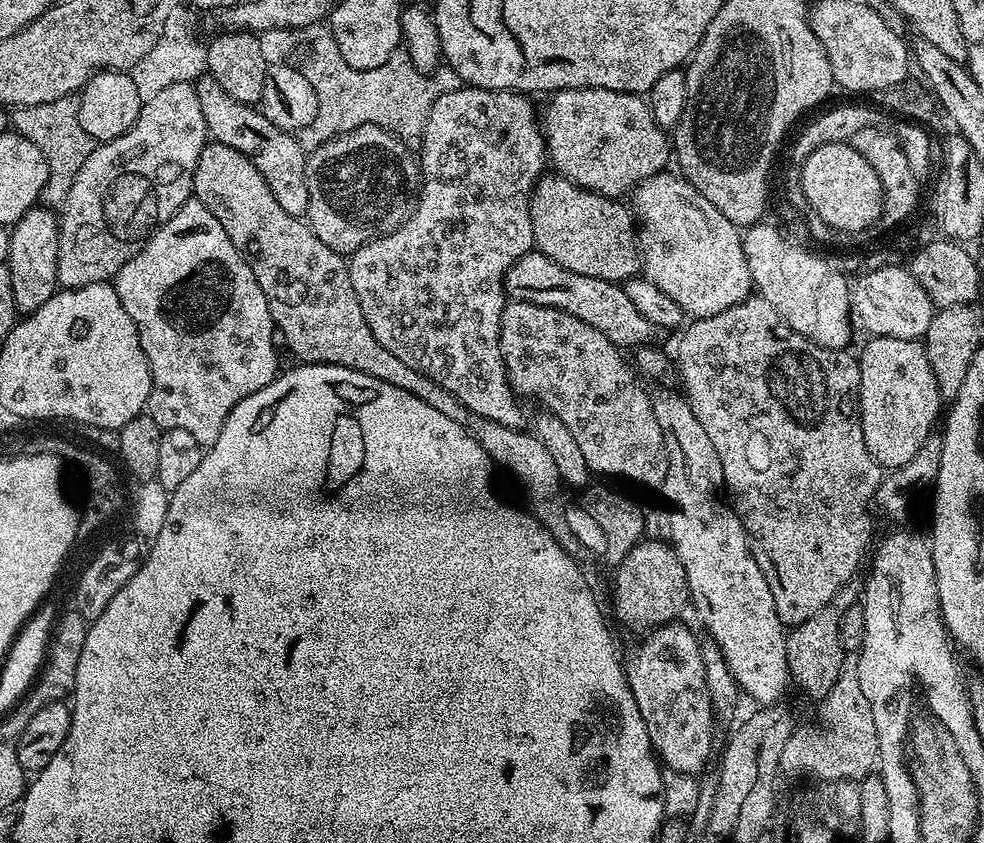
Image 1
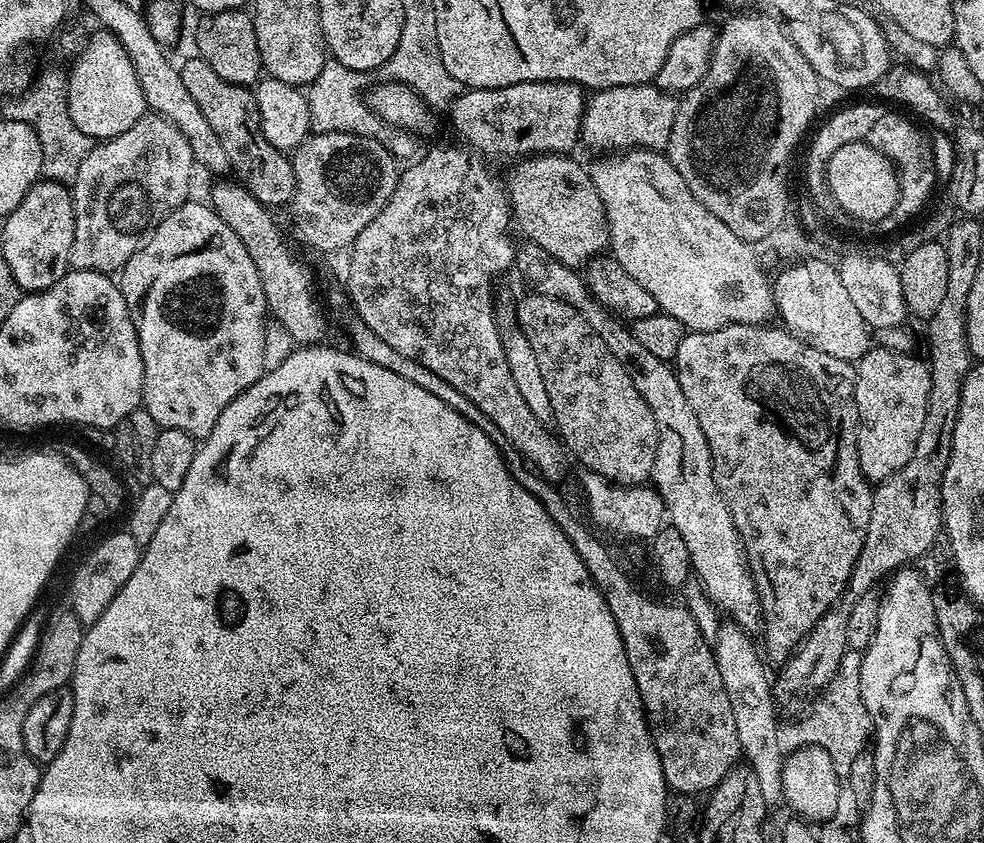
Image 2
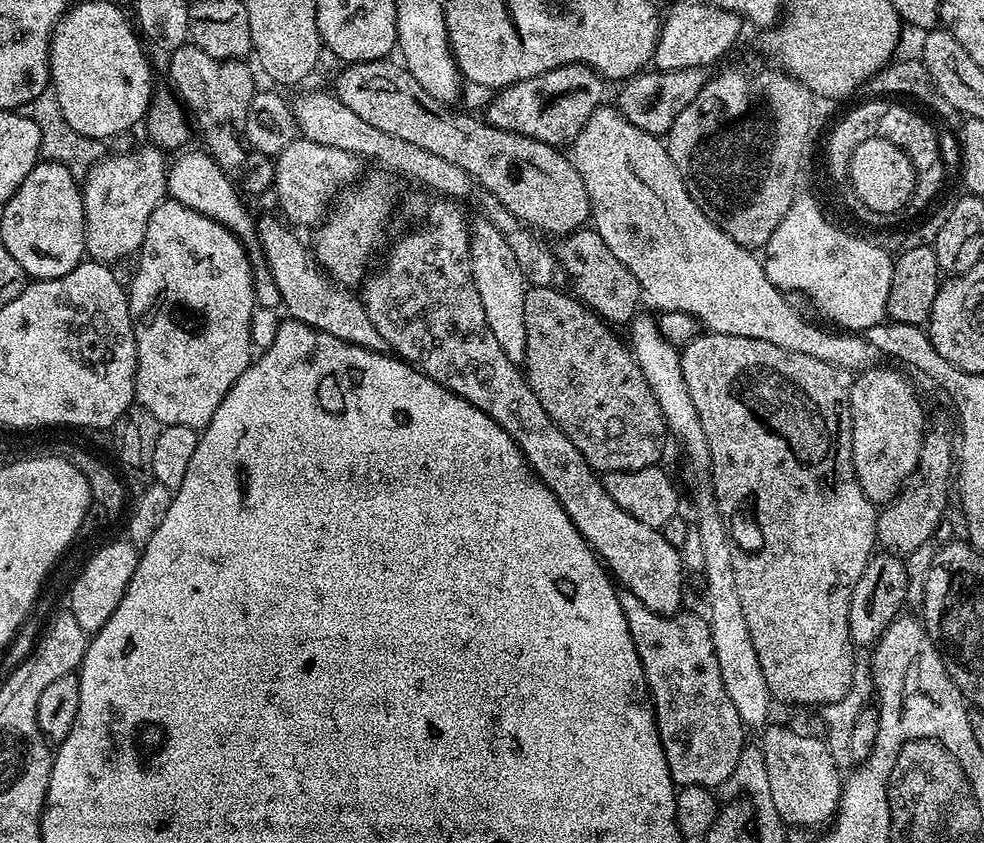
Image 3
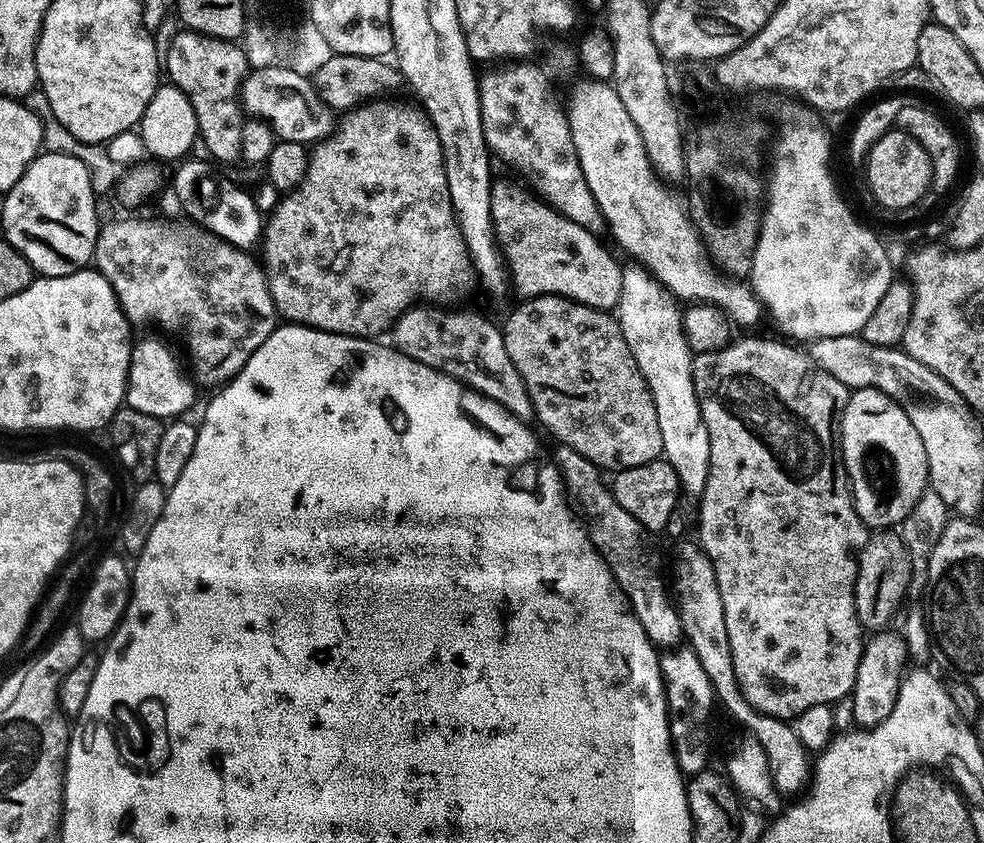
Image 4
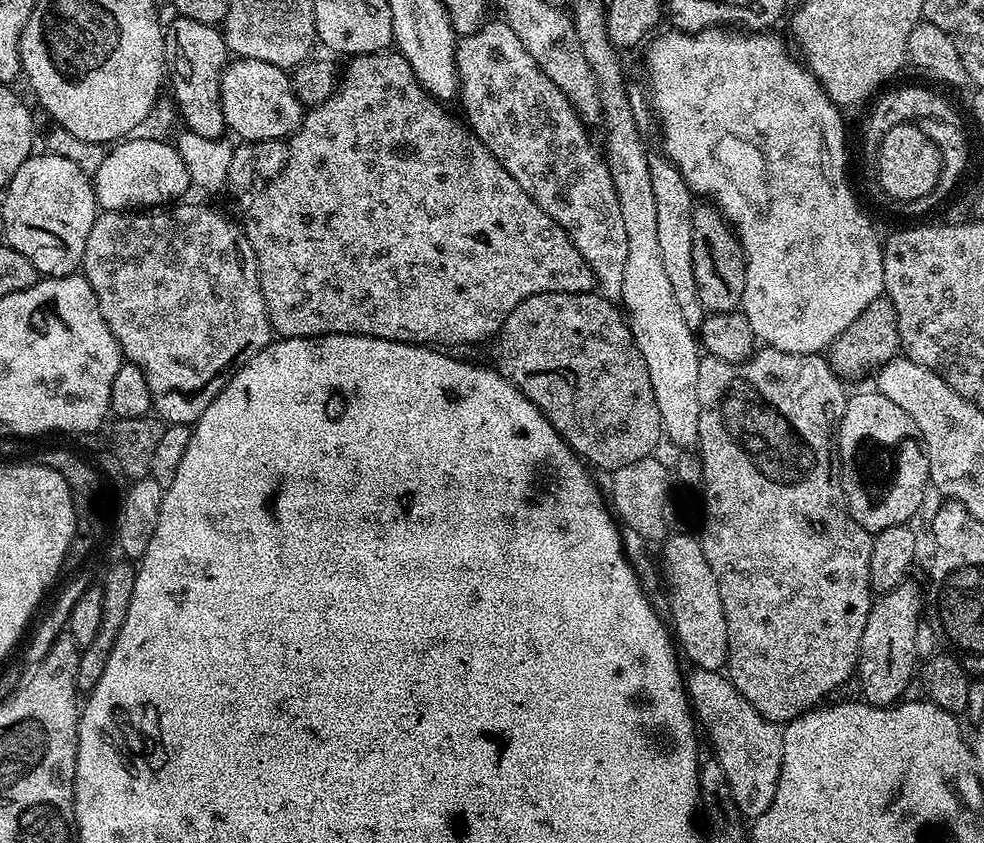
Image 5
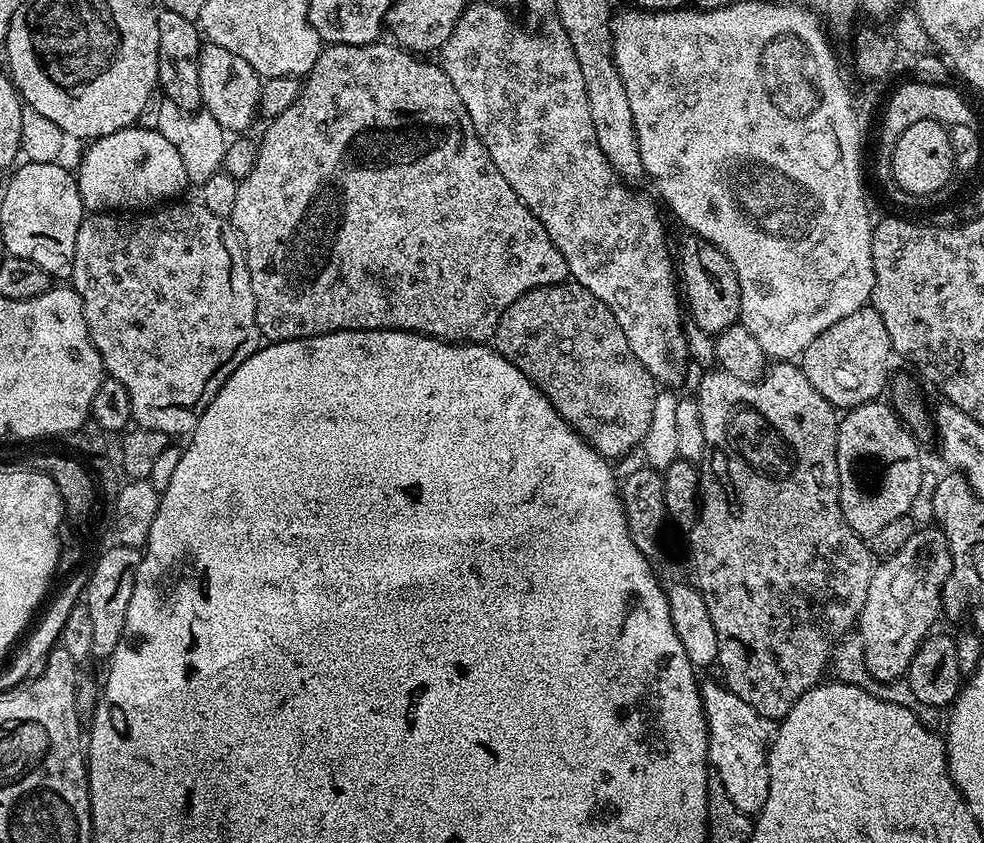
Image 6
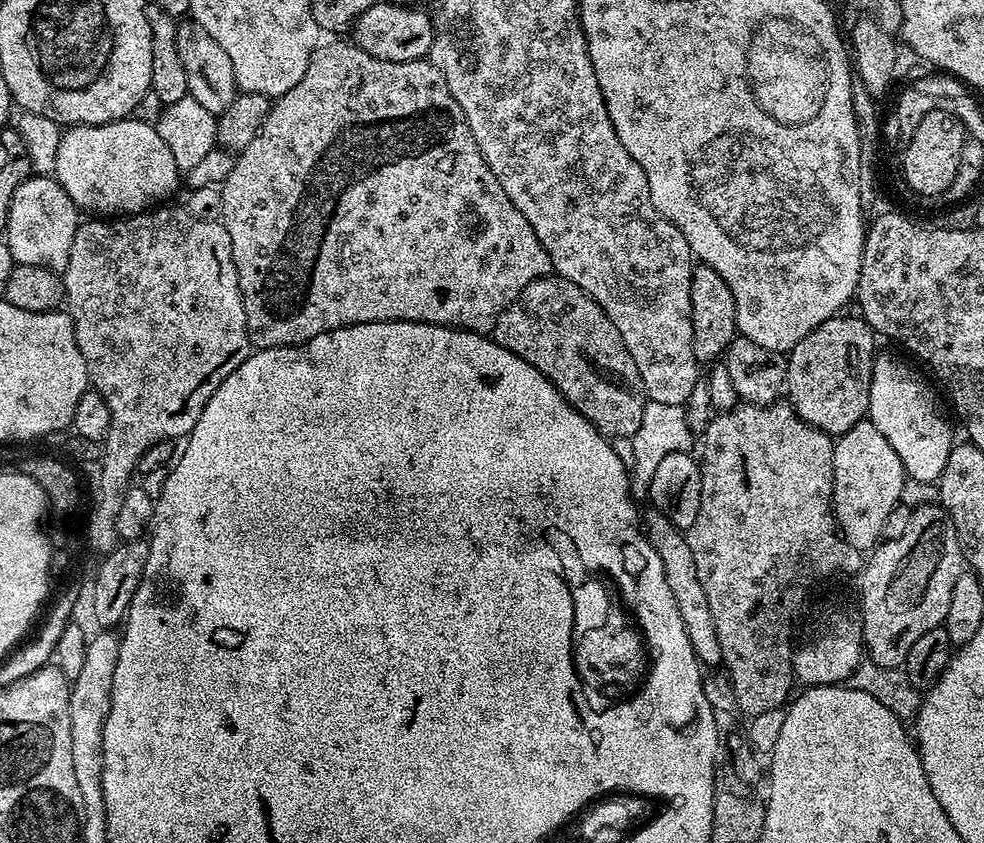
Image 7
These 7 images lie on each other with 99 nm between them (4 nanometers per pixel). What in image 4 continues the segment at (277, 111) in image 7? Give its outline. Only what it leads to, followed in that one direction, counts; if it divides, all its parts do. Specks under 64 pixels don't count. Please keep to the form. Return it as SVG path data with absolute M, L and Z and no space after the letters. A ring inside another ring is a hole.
M369 102L367 104L361 104L359 108L350 108L347 112L343 113L335 121L335 128L324 140L320 141L309 151L308 153L308 165L306 166L306 174L302 178L302 182L297 188L292 189L291 192L281 195L280 205L267 217L266 223L263 225L263 237L262 237L262 249L264 248L264 260L262 258L262 269L264 276L268 279L268 289L272 295L272 301L276 307L276 315L281 321L290 324L304 324L308 328L317 328L323 332L337 332L343 336L362 336L365 338L376 338L381 334L379 332L387 333L395 324L396 319L401 316L402 313L407 312L409 308L413 307L417 303L416 300L421 296L421 301L424 302L444 302L447 296L452 296L456 291L464 292L471 286L472 280L474 284L474 269L472 267L472 259L468 256L468 247L466 242L462 238L460 233L460 224L456 220L456 211L454 206L450 202L450 190L448 189L448 183L446 182L446 170L444 169L444 159L442 158L442 146L438 142L438 134L434 130L434 126L428 120L428 117L424 115L423 111L415 110L411 112L408 108L395 108L392 104L380 104L384 102ZM497 179L492 185L490 210L496 228L496 243L502 246L502 259L510 273L511 287L512 284L516 287L517 297L561 296L603 312L615 309L622 295L624 273L622 264L616 261L617 253L611 247L608 249L597 233L578 226L578 222L566 218L543 199L535 199L508 180Z

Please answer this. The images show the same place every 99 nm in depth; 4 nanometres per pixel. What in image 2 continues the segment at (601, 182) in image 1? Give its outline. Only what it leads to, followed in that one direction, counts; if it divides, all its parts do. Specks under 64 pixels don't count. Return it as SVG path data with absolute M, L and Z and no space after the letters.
M655 83L602 88L587 97L580 139L583 147L604 154L633 148L664 150L670 142L670 129L679 108L680 100L673 93L657 88Z

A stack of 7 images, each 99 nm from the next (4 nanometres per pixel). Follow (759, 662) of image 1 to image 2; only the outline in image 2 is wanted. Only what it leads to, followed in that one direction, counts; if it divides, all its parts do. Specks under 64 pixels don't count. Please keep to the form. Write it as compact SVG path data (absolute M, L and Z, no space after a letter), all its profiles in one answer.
M525 241L517 247L514 266L530 284L531 288L529 289L535 295L558 298L562 302L574 306L574 310L578 310L578 314L582 314L582 318L586 318L588 325L600 335L602 342L606 342L610 354L614 354L614 358L618 358L618 362L622 362L622 366L630 374L634 386L638 386L638 394L642 394L642 398L646 398L646 406L650 406L650 414L654 414L656 419L658 438L660 439L650 480L664 500L667 523L682 534L682 540L686 542L686 550L690 550L692 572L700 579L706 594L716 604L717 609L724 614L729 612L732 615L729 616L731 623L743 628L745 632L755 633L755 628L757 631L762 624L756 583L748 568L748 558L744 555L744 545L741 544L740 535L734 526L734 518L714 482L712 455L710 446L706 442L706 434L702 434L702 426L698 426L698 417L694 415L694 410L690 410L690 402L686 402L686 394L682 394L682 386L678 386L675 367L669 361L654 358L654 354L650 354L650 350L646 350L646 346L642 346L642 342L638 342L638 338L634 338L631 327L628 327L608 309L603 308L593 298L587 281L577 269L558 262L536 243Z

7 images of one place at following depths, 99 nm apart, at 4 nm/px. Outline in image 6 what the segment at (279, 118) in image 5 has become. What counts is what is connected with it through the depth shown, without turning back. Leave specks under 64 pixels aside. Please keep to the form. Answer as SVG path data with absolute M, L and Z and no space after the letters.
M208 42L200 51L199 85L202 91L200 101L203 109L211 114L226 132L245 133L242 131L253 122L257 115L260 90L263 85L262 78L254 68L241 55L235 55L225 47L218 47Z

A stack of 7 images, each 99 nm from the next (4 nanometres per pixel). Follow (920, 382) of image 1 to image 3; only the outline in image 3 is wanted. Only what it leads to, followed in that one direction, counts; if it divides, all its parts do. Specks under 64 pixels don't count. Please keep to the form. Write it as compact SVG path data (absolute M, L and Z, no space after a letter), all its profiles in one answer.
M877 366L853 379L850 390L852 461L866 498L883 506L900 493L918 466L926 431L924 408L916 388L900 372Z

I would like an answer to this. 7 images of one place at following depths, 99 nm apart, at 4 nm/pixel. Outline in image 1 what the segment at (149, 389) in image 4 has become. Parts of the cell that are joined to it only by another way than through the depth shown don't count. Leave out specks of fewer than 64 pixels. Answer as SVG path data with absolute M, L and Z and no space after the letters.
M193 198L186 201L165 224L161 224L140 247L140 252L134 254L134 258L130 258L126 262L126 266L122 266L122 270L118 270L118 274L114 277L114 287L122 306L126 306L126 314L130 314L134 326L138 330L140 345L150 366L152 389L146 405L147 415L151 416L152 421L160 429L187 430L200 443L201 448L205 450L211 448L212 443L218 438L218 434L222 434L222 426L226 422L230 410L234 410L234 406L238 406L238 402L242 402L242 398L262 390L262 386L270 386L270 382L278 375L278 367L276 368L278 340L274 335L270 306L266 306L266 294L262 294L262 286L258 286L258 278L254 278L254 274L248 263L242 258L242 254L236 249L234 242L230 242L226 230L222 230L222 222L218 222L218 218L214 218L214 214L210 214L210 210L206 210L206 206L202 206L199 200Z

